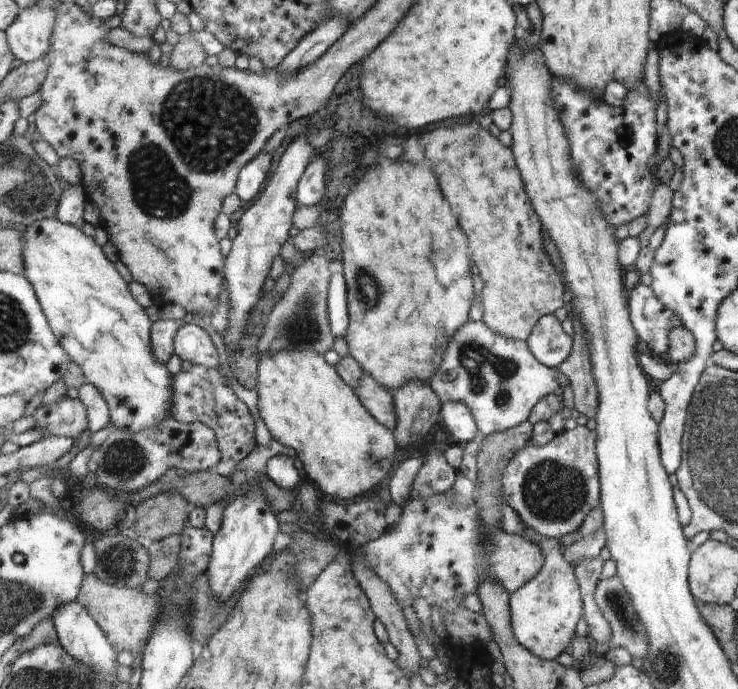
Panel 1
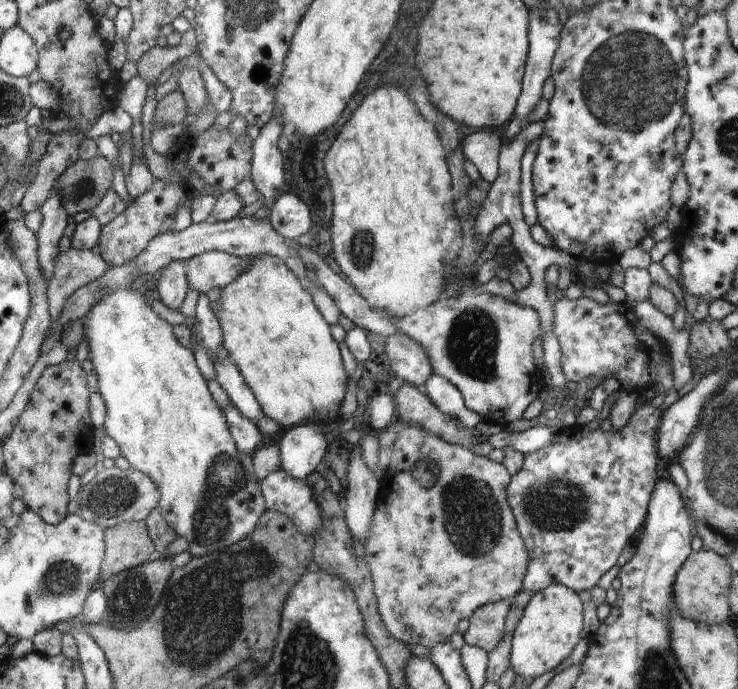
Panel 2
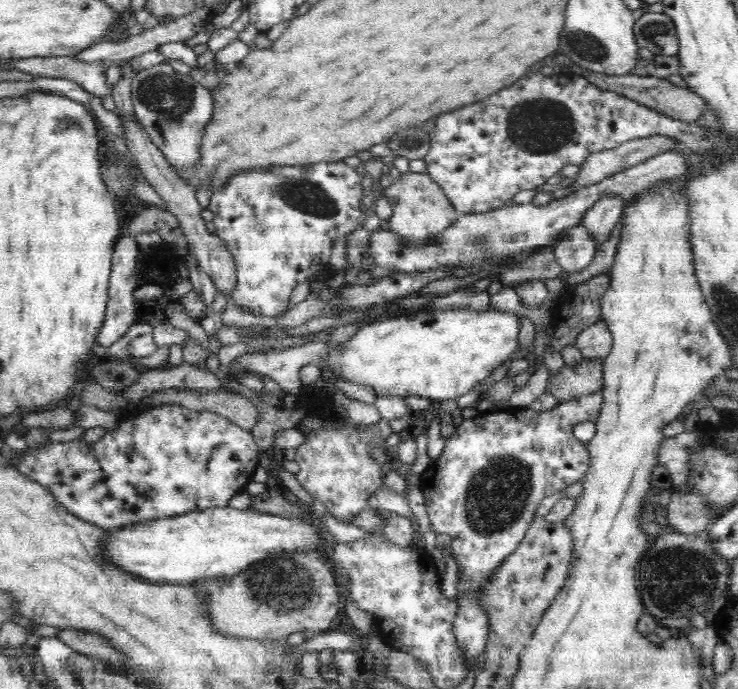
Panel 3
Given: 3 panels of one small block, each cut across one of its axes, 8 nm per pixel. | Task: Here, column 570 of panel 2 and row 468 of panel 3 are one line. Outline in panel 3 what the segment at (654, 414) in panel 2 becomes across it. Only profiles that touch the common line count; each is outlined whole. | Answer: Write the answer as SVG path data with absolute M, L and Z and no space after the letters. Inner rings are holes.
M598 391L559 402L553 409L546 411L506 408L479 414L472 419L463 419L462 424L446 439L440 458L430 462L419 478L418 486L424 494L431 530L436 534L451 536L450 551L458 563L459 572L458 609L453 622L453 633L459 647L466 651L466 659L471 668L481 665L490 632L485 608L477 601L479 592L487 585L502 561L516 550L543 499L584 478L590 463L588 443L574 437L572 430L580 422L596 422L602 402L602 391Z

